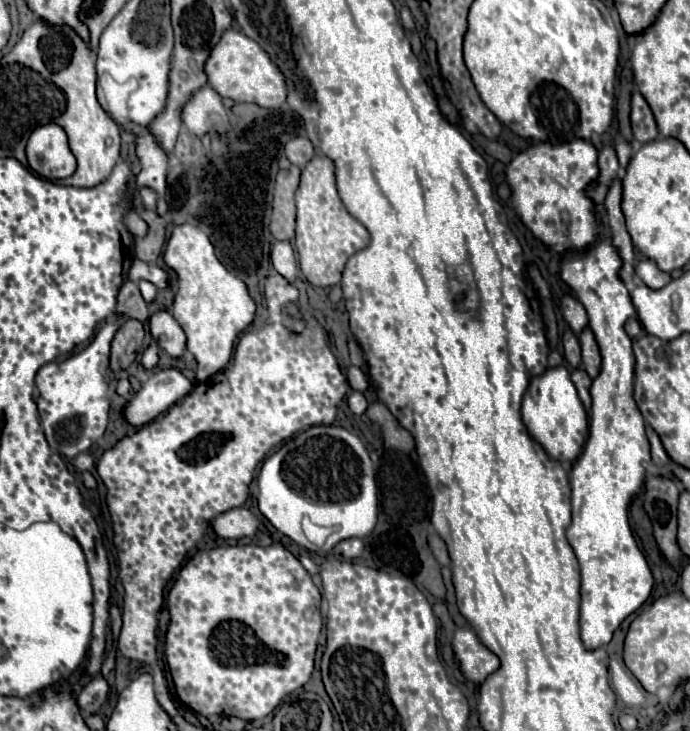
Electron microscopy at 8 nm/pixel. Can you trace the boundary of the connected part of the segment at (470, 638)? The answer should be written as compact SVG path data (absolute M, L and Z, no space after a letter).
M469 625L455 631L451 647L455 663L461 667L463 675L475 683L483 683L487 675L499 669L499 659L479 641Z

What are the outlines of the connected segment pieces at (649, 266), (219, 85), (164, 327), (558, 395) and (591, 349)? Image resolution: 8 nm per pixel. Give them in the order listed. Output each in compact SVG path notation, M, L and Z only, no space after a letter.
M651 259L641 261L641 263L635 267L635 273L637 273L637 277L639 277L645 285L649 285L651 289L661 289L661 287L665 287L665 285L671 281L671 275L665 273L665 271L661 271Z
M227 29L221 35L221 41L213 47L213 53L209 53L209 61L205 61L205 73L211 89L235 103L257 103L267 109L279 109L285 103L287 89L281 71L269 55L241 31Z
M157 311L149 317L151 335L161 349L165 349L171 357L179 357L185 351L185 333L181 325L173 319L169 311Z
M567 367L547 369L543 375L531 381L523 397L521 417L529 429L529 435L545 449L545 453L549 453L549 457L553 457L553 461L575 461L581 455L581 449L587 441L589 423Z
M585 327L581 333L579 333L579 343L581 343L581 361L585 365L585 371L589 373L589 377L597 377L599 373L599 367L601 367L601 355L599 355L599 347L597 347L597 341L595 341L595 335L589 327Z

